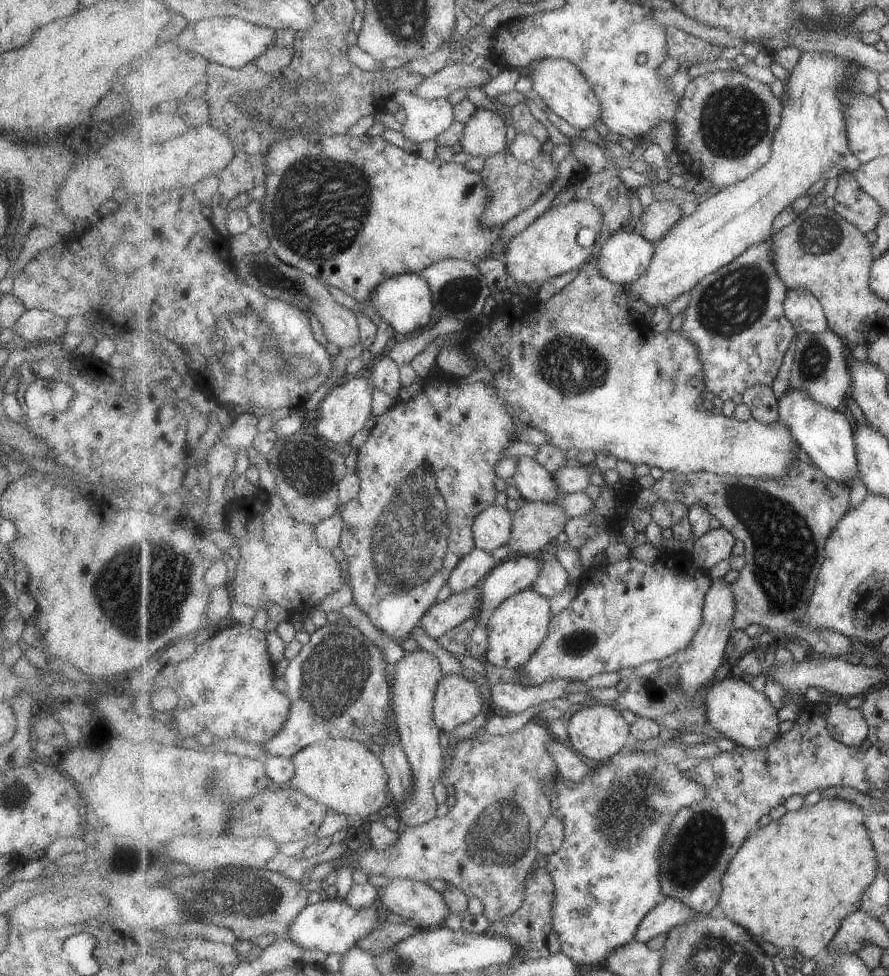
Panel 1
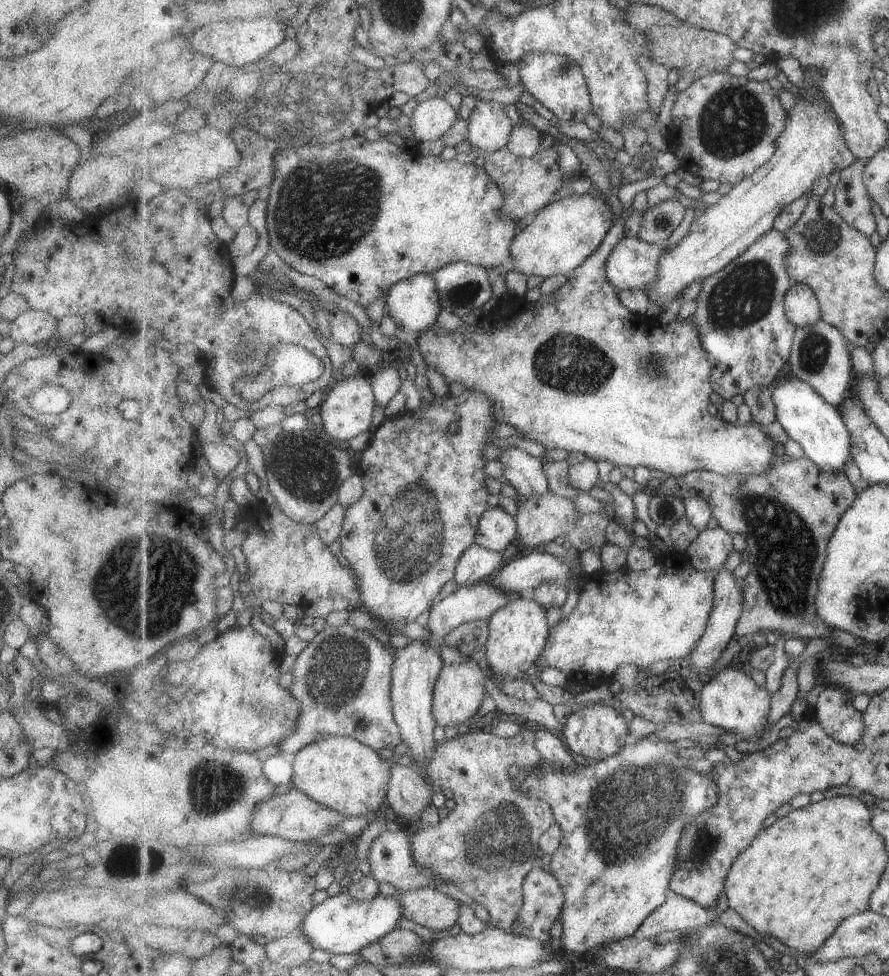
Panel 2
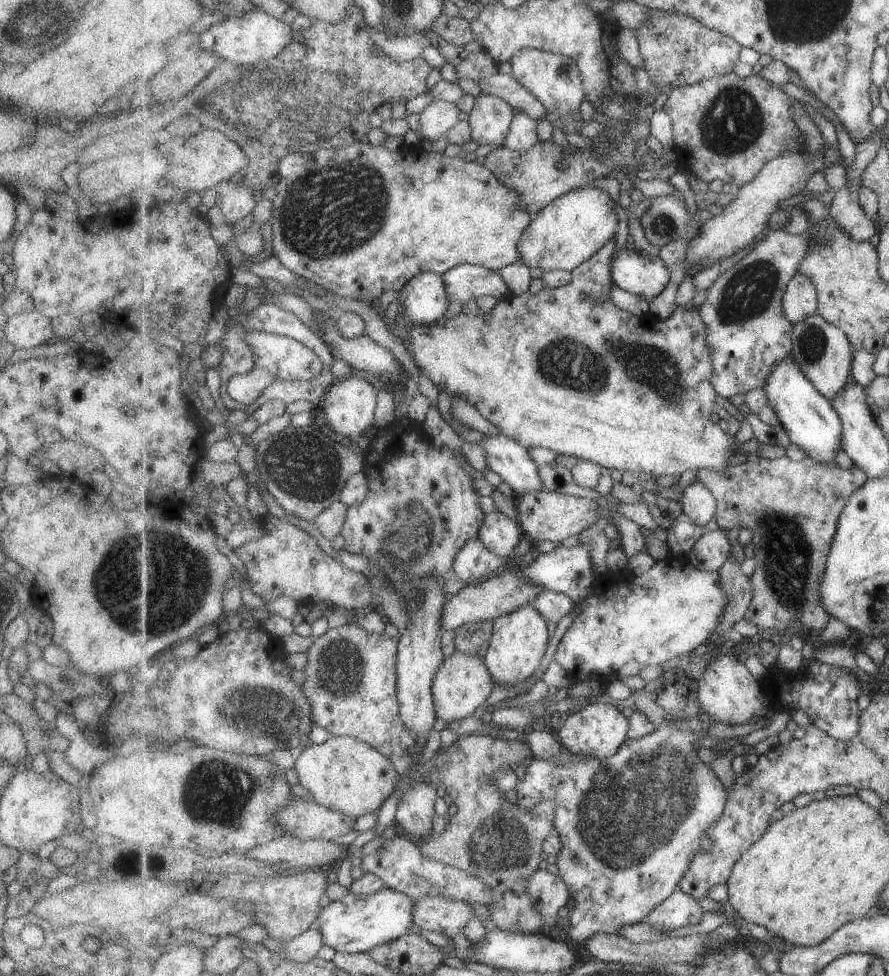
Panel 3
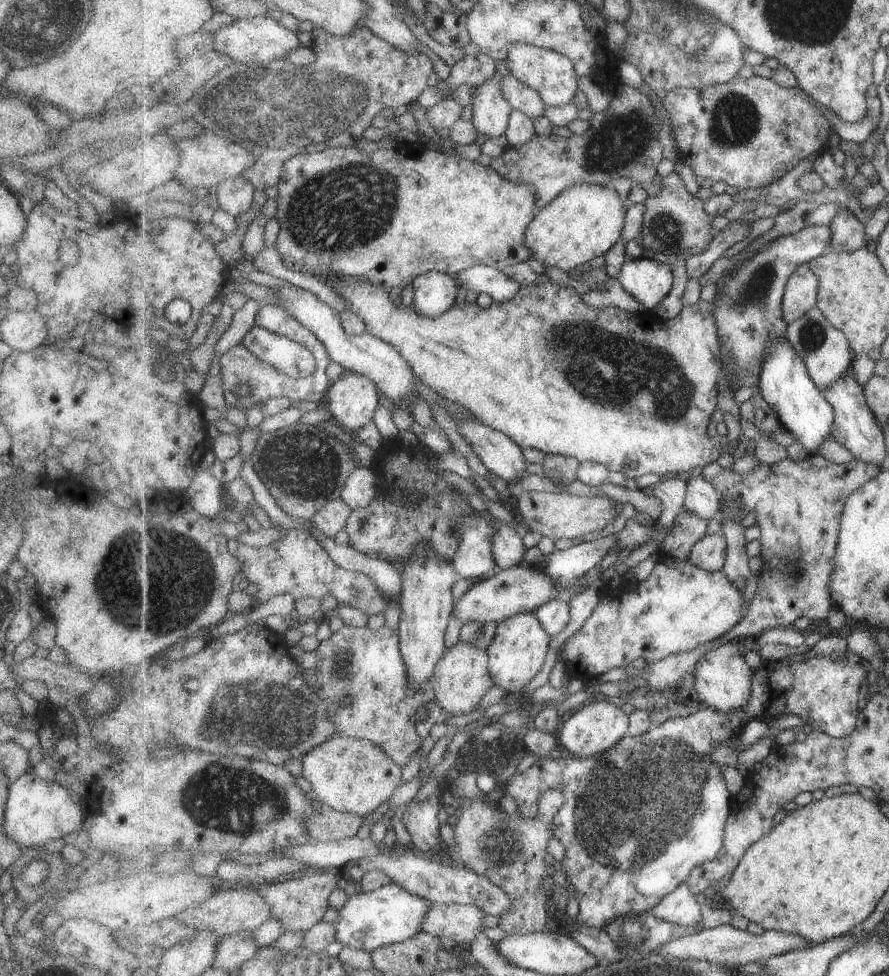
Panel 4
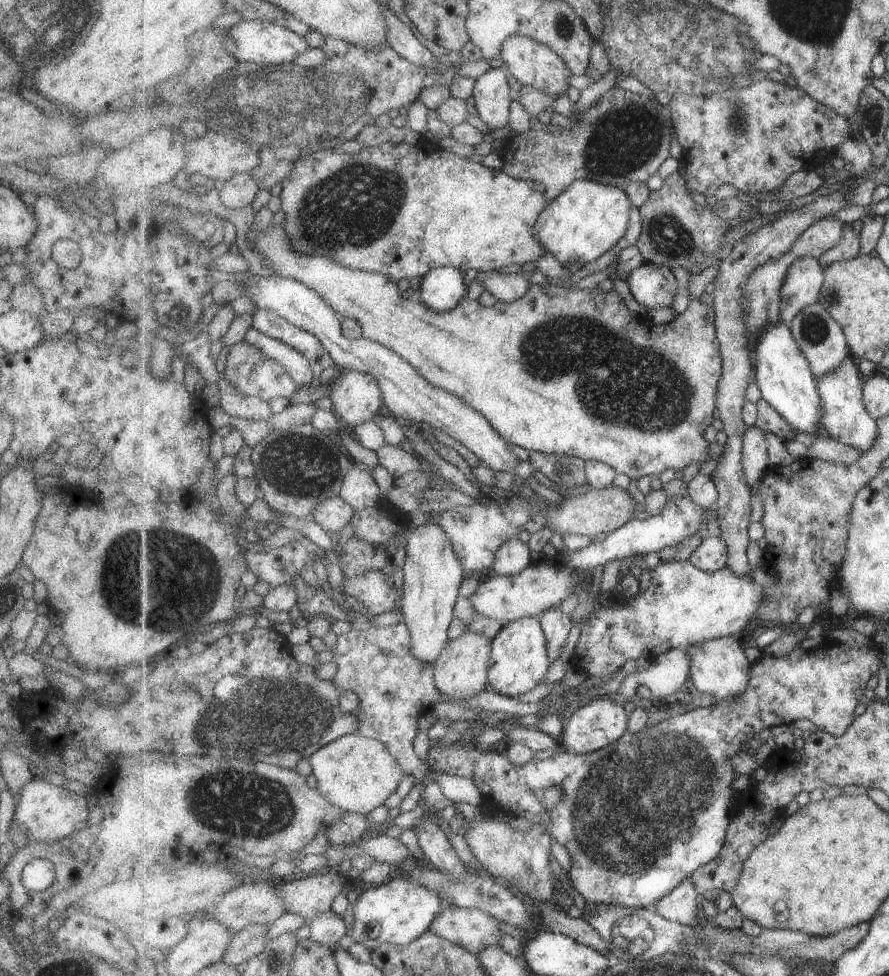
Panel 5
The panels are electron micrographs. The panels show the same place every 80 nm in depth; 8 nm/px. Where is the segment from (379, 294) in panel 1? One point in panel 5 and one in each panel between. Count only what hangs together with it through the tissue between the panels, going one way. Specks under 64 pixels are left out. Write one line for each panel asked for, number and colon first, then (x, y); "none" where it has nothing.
2: (413, 303)
3: (424, 300)
4: (434, 293)
5: (441, 291)

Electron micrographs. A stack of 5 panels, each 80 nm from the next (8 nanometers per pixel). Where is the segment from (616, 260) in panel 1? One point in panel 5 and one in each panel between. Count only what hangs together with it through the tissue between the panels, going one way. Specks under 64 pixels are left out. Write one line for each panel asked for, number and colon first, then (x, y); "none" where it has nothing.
2: (633, 264)
3: (647, 276)
4: (649, 281)
5: (653, 286)

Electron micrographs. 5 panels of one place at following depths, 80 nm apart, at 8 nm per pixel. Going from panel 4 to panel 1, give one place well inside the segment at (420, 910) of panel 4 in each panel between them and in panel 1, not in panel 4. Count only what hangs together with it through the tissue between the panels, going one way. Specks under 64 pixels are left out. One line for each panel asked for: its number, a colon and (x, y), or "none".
1: (332, 925)
2: (340, 925)
3: (355, 923)

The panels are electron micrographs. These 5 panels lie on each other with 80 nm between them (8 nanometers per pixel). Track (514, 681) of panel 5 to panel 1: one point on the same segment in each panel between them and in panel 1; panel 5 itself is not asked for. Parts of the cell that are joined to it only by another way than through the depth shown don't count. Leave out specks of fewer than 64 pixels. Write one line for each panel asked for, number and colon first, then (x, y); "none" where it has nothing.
1: (518, 627)
2: (519, 632)
3: (520, 640)
4: (518, 650)

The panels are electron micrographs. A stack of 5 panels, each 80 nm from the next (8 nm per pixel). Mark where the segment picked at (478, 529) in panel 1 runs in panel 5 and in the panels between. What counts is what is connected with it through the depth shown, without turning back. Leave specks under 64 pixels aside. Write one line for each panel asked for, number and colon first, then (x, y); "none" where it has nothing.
2: (497, 529)
3: (501, 534)
4: (508, 547)
5: (513, 556)

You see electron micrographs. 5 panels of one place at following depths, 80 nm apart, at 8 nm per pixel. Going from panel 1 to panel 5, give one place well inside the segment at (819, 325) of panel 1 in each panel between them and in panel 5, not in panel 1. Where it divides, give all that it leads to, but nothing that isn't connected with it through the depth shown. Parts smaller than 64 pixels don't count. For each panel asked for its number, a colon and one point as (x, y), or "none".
2: (803, 307)
3: (801, 301)
4: (801, 295)
5: (803, 286)

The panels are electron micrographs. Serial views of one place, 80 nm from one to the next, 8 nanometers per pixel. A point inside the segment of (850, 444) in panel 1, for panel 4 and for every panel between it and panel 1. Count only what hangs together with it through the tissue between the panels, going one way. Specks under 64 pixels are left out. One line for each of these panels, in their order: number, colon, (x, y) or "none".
2: (816, 425)
3: (812, 423)
4: (786, 384)

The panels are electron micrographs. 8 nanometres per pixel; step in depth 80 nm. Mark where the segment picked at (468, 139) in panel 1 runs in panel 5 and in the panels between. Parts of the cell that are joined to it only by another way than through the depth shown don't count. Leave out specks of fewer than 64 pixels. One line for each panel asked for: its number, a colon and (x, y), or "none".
2: (490, 127)
3: (491, 117)
4: (491, 111)
5: (492, 94)

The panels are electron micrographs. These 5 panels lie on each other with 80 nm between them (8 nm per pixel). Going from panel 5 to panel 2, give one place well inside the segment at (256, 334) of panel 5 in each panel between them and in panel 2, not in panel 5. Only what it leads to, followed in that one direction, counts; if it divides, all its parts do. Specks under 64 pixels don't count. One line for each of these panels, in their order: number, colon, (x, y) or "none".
2: (287, 364)
3: (278, 358)
4: (288, 357)

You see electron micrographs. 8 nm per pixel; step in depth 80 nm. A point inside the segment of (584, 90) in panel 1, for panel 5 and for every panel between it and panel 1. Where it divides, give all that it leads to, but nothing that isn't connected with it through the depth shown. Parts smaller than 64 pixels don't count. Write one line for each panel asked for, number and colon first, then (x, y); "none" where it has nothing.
2: (555, 80)
3: (555, 79)
4: (553, 75)
5: (532, 64)

